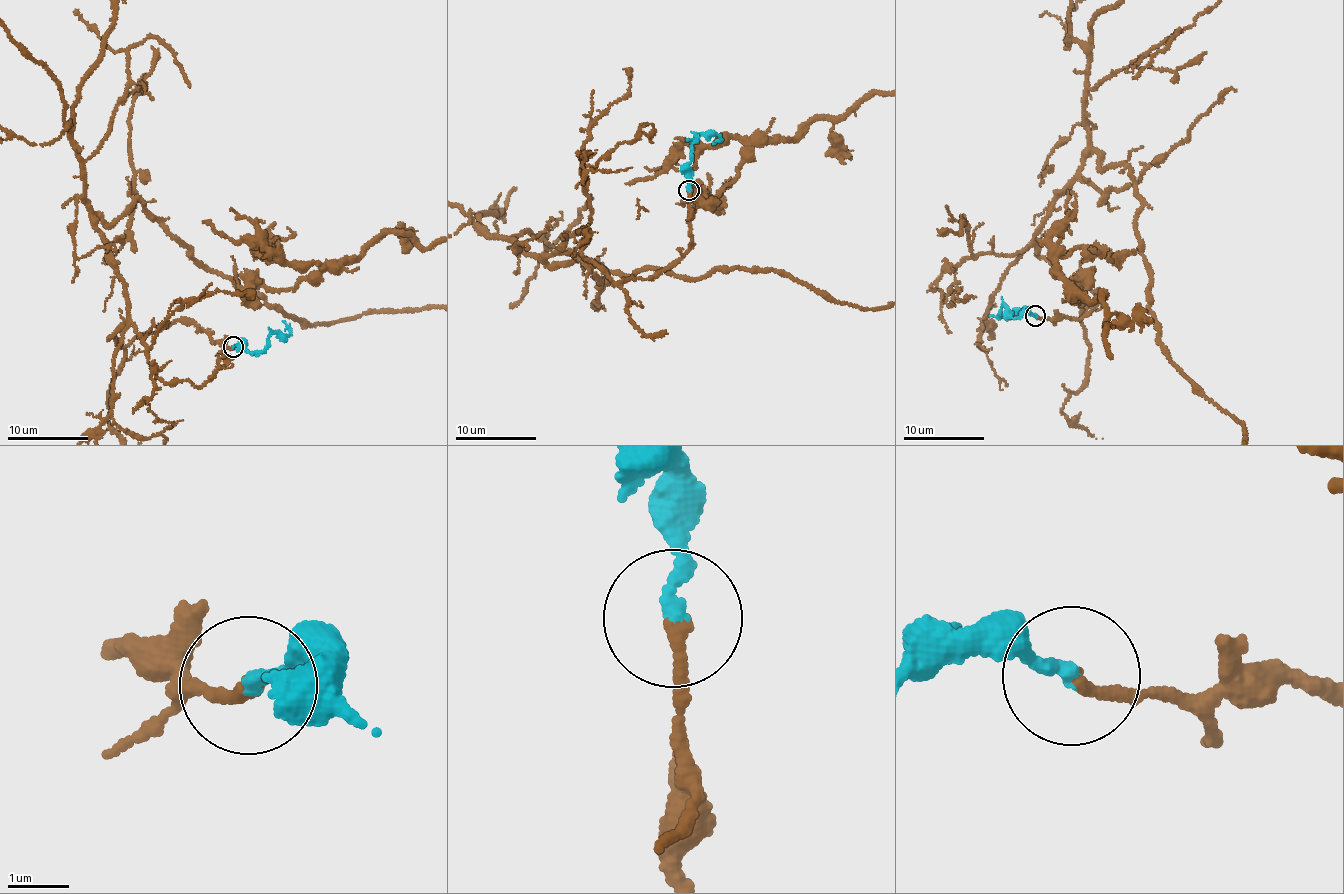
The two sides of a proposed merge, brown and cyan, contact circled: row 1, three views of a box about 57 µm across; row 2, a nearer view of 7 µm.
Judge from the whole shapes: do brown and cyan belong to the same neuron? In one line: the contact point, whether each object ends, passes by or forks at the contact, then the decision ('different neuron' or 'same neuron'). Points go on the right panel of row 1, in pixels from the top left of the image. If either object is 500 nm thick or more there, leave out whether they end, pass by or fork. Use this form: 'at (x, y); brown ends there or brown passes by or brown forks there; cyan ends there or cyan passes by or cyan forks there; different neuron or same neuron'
at (1035, 316); brown ends there; cyan ends there; same neuron

